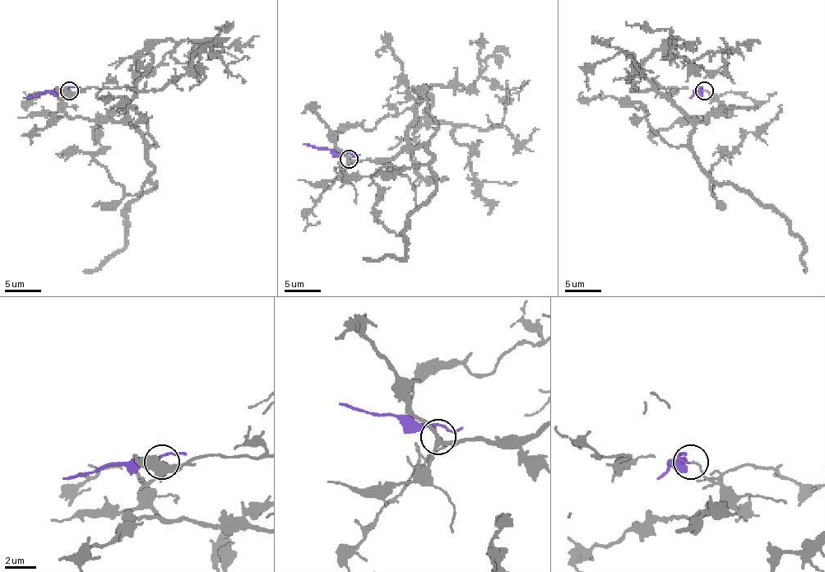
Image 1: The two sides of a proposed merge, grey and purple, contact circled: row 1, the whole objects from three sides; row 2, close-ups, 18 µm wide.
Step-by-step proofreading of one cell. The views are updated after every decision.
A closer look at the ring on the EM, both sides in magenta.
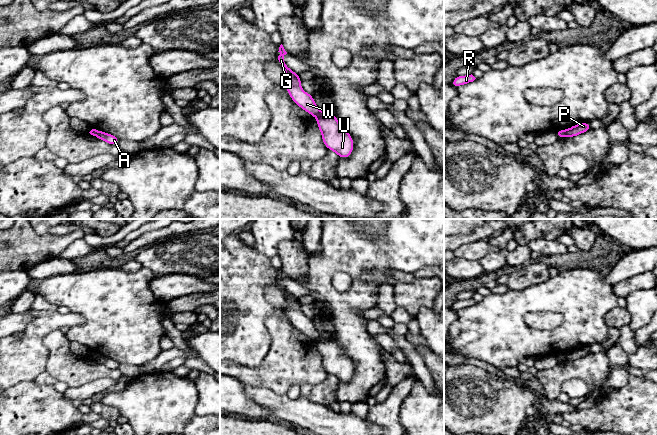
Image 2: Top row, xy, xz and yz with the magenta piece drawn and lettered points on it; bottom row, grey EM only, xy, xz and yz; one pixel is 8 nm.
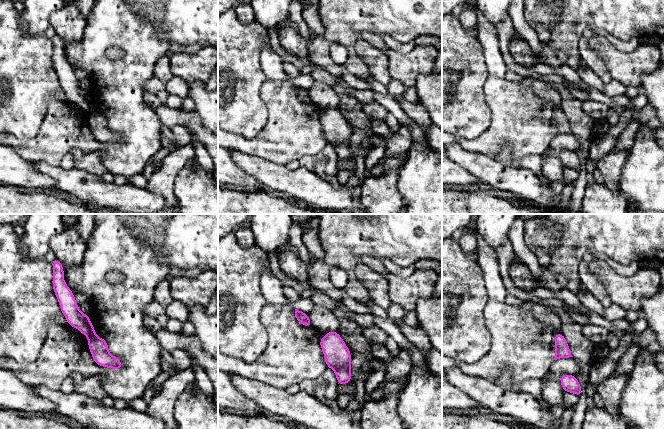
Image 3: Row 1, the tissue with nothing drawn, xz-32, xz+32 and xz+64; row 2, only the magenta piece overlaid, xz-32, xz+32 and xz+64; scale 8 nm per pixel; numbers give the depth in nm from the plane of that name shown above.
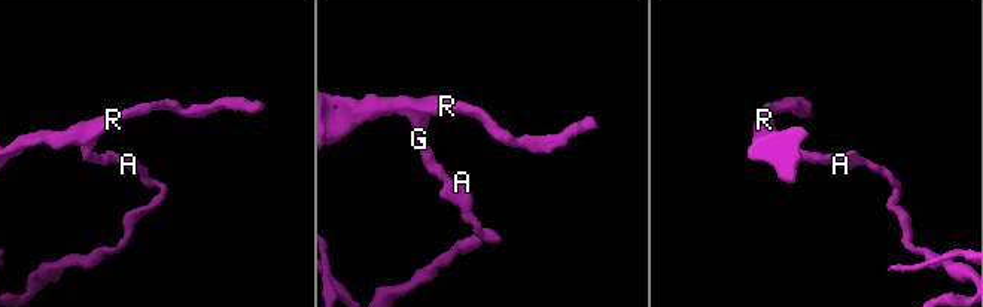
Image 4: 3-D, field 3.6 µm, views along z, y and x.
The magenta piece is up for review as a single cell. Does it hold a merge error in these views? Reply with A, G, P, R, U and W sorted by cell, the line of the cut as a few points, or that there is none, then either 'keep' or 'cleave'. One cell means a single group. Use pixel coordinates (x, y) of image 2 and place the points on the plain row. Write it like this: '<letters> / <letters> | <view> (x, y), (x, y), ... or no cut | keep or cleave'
A P U / G R W | xz (324, 337), (317, 342) | cleave

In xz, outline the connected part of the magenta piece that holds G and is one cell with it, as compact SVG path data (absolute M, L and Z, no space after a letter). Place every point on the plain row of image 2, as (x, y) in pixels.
M281 268L279 271L280 279L278 280L278 284L283 291L285 301L287 303L287 308L285 309L285 313L288 315L291 323L295 326L301 333L305 334L315 342L319 342L325 338L322 334L320 334L311 318L306 317L301 312L301 303L298 298L292 295L284 286L284 281L287 278L283 269Z

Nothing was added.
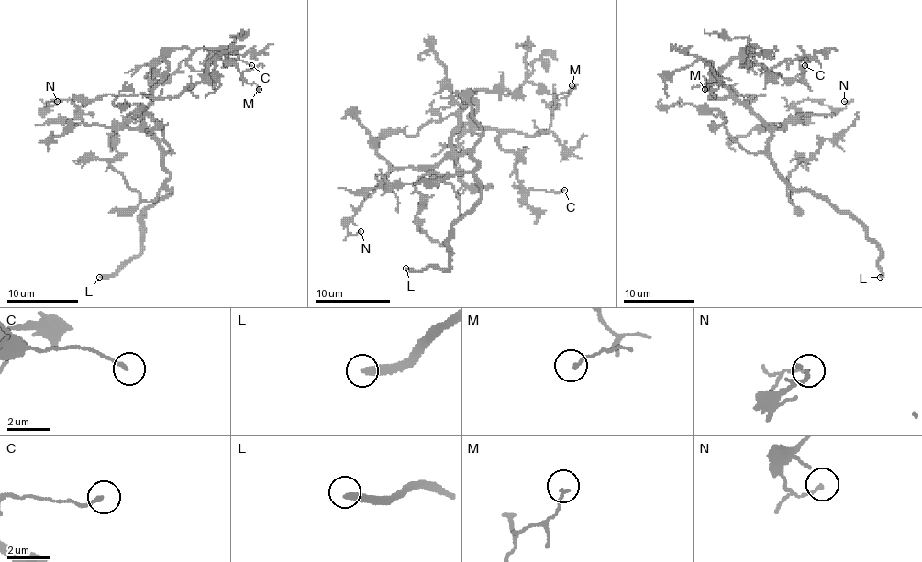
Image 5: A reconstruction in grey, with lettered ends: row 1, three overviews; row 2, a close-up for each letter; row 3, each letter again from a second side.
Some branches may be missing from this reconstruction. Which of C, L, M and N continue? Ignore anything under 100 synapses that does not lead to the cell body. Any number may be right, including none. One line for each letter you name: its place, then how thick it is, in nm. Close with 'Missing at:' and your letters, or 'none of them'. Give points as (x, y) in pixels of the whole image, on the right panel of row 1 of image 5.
L: Place: (880, 277). Thickness 340 nm
Missing at: L

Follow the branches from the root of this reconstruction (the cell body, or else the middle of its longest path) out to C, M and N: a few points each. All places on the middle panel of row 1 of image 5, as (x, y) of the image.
C: (452, 148), (458, 116), (472, 102), (472, 118), (497, 127), (497, 143), (516, 156), (523, 188), (564, 190)
M: (452, 148), (460, 107), (469, 94), (516, 94), (530, 81), (559, 100), (572, 85)
N: (452, 148), (433, 165), (392, 169), (362, 203), (348, 225), (348, 231), (353, 235), (361, 231)

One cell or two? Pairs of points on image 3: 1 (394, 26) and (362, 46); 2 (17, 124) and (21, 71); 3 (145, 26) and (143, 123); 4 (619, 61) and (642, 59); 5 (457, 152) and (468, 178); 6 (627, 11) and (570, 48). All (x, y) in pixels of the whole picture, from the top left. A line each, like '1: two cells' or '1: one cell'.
1: two cells
2: one cell
3: one cell
4: one cell
5: two cells
6: one cell

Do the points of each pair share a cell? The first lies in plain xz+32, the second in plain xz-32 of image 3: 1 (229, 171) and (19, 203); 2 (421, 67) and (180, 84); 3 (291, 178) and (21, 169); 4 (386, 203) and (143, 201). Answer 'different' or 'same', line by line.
1: different
2: different
3: different
4: different

